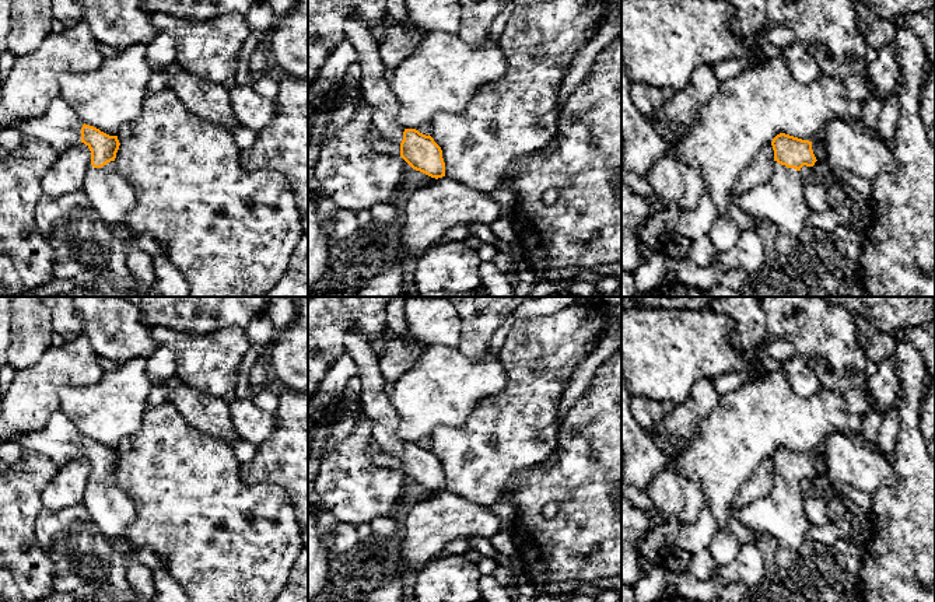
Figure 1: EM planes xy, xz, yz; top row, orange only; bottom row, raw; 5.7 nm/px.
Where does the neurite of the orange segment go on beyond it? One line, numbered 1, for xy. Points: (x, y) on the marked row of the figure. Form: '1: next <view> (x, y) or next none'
1: next xy (109, 193)

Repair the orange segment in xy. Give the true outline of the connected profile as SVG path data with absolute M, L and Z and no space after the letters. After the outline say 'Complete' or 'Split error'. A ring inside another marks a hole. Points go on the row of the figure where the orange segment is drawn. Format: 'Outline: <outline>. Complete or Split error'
Outline: M57 97L36 119L10 126L24 137L46 141L59 154L84 143L91 151L91 162L83 190L105 225L111 225L123 241L126 266L148 290L157 286L153 256L139 248L137 237L129 230L126 216L136 203L129 182L118 172L115 158L119 150L118 136L83 123L74 111Z. Split error

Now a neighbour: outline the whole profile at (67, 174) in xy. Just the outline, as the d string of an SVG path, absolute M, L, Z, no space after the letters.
M80 143L59 154L55 164L42 178L42 192L49 197L59 197L83 190L91 162L88 146Z

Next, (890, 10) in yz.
M851 0L862 3L875 15L893 21L924 8L935 7L935 0Z

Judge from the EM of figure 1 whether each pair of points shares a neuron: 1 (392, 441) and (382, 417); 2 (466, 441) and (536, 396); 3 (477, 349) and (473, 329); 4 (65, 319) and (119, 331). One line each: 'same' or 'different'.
1: same
2: same
3: same
4: same

